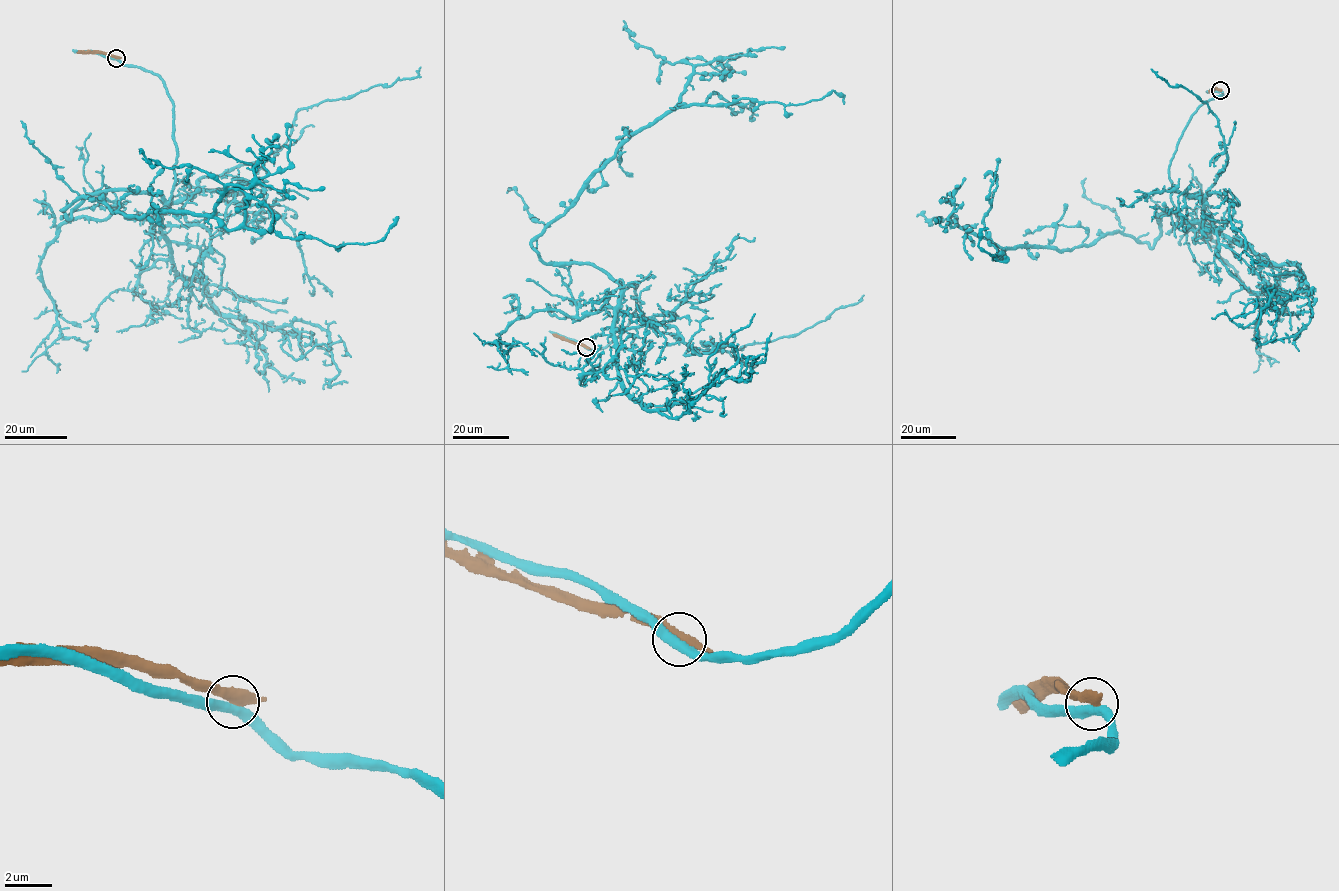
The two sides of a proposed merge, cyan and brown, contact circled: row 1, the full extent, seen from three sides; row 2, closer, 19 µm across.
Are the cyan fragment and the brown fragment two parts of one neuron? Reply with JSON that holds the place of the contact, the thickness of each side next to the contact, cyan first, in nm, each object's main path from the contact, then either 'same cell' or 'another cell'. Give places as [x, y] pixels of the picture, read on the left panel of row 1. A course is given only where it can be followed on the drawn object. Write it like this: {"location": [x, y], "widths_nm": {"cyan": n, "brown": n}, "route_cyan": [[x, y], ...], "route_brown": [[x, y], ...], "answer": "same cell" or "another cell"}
{"location": [116, 58], "widths_nm": {"cyan": 400, "brown": 380}, "route_cyan": [[116, 58], [162, 80], [175, 184], [167, 202], [98, 191], [70, 219], [90, 197], [336, 246], [398, 218]], "route_brown": [[116, 58], [108, 54], [77, 53]], "answer": "another cell"}

